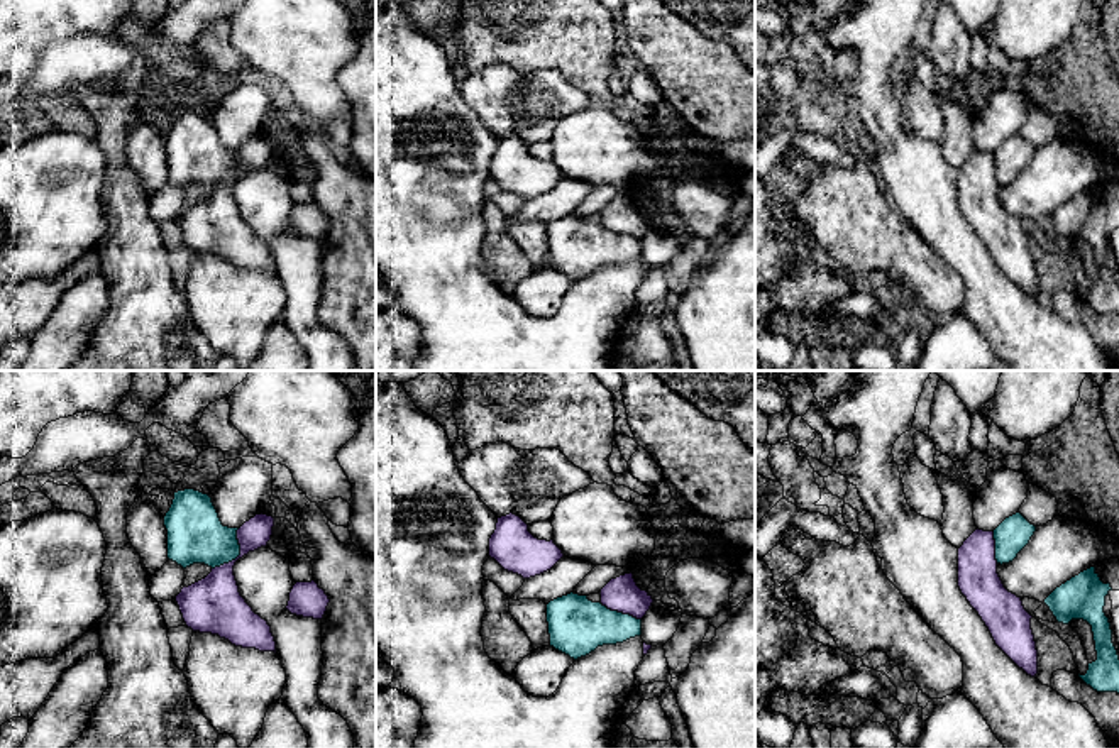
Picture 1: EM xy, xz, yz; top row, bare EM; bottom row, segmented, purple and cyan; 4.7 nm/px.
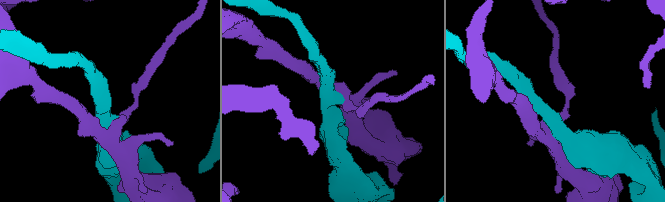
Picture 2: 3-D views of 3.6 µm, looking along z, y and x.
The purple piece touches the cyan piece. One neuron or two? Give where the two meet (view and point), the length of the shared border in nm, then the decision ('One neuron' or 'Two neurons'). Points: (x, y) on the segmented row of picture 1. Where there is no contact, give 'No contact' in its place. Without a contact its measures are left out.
Touches purple at xy (239, 555). Shared border 240 nm. Two neurons

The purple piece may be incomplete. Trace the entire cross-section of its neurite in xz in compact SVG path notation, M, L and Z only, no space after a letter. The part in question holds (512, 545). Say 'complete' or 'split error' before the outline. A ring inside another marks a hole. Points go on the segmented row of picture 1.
complete | M510 513L498 518L489 538L489 557L504 570L530 579L550 570L562 557L554 540L538 540L528 531L528 525Z

